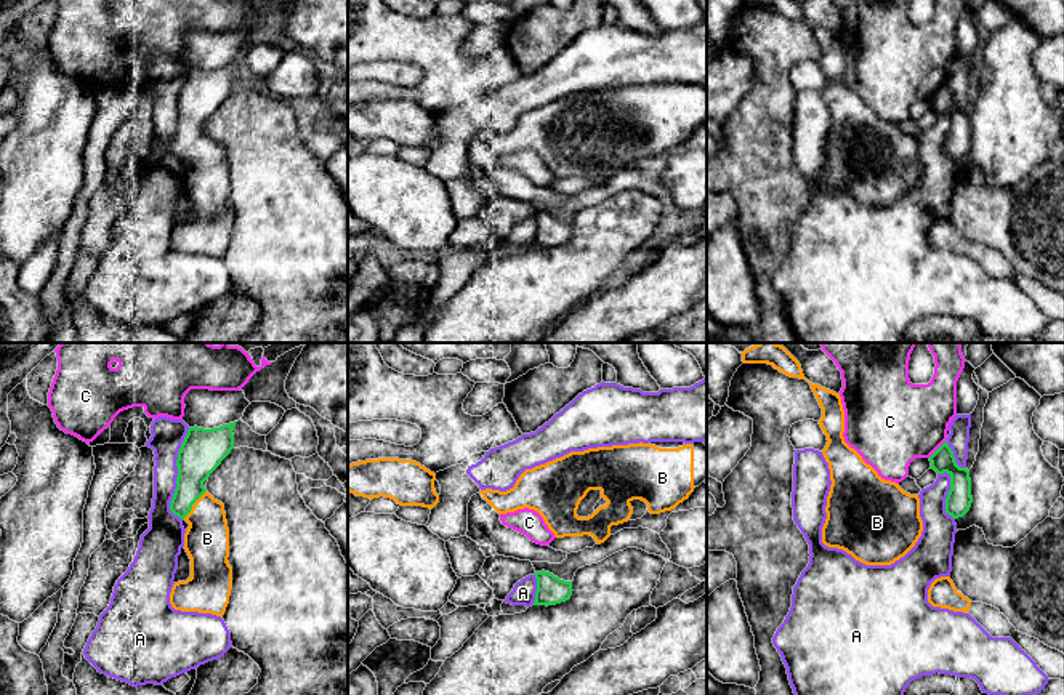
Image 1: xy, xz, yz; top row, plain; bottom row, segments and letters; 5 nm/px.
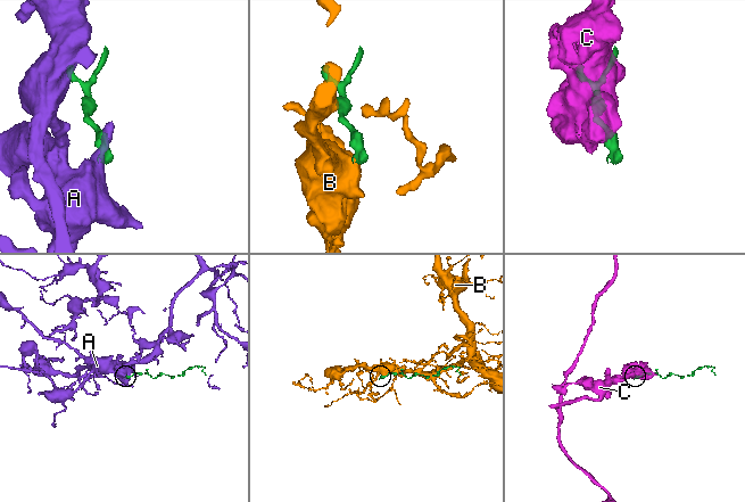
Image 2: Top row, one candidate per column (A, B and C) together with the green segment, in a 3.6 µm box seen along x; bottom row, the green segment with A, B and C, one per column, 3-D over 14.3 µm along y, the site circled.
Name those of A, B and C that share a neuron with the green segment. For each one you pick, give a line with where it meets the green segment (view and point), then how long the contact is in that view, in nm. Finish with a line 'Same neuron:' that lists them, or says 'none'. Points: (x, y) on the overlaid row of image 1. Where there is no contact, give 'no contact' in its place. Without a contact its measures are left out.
B: contact xy (193, 503); length 180 nm
Same neuron: B

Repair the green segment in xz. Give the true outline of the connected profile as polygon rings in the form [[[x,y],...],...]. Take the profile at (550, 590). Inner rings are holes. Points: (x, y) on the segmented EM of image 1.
[[[535,572],[537,591],[532,605],[556,605],[566,602],[572,596],[572,581],[564,581],[550,572]]]

